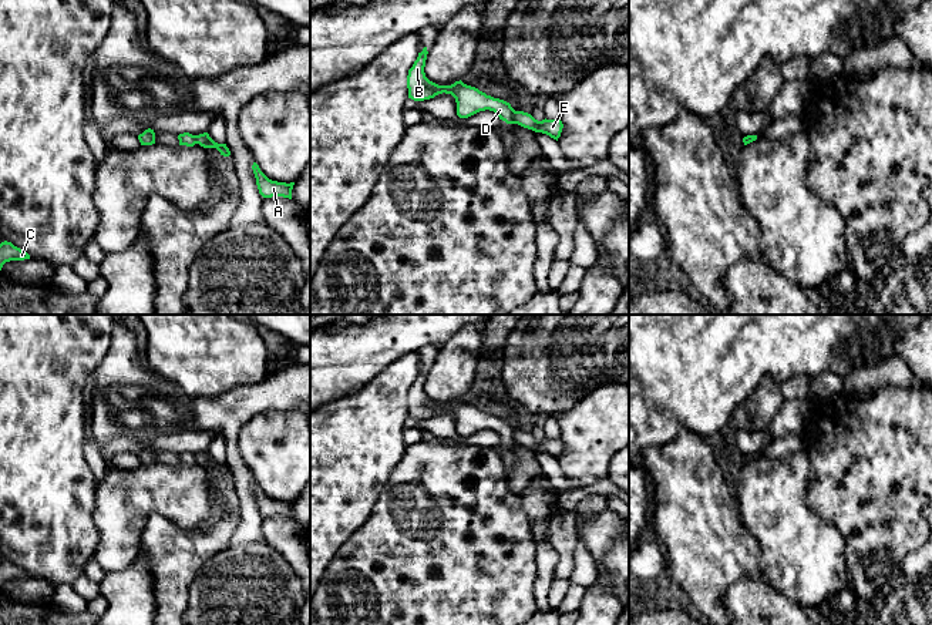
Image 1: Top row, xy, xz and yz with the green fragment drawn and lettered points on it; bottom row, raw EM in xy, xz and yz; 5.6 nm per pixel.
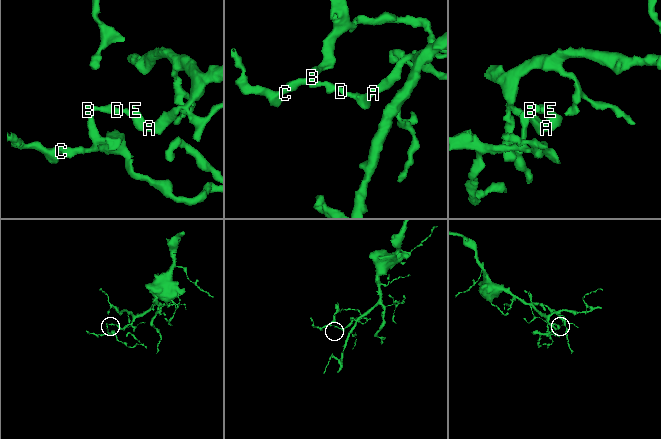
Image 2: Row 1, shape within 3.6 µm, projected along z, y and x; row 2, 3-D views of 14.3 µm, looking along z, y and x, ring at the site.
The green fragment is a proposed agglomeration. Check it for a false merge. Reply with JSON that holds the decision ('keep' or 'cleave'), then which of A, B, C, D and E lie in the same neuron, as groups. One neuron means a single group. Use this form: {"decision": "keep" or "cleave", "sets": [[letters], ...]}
{"decision": "cleave", "sets": [["A", "E"], ["B", "C", "D"]]}

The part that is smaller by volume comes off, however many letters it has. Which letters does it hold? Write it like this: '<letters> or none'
B, C, D

